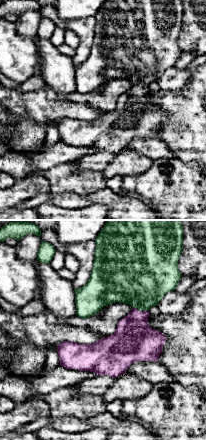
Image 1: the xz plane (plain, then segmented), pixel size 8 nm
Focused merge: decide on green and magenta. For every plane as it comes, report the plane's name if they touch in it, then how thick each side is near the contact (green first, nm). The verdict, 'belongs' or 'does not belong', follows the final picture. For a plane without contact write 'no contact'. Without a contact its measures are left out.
xz | 440/340 nm

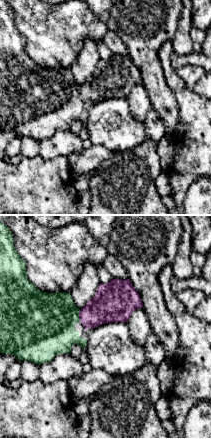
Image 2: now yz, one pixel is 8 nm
yz | 440/260 nm

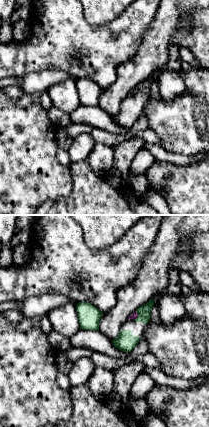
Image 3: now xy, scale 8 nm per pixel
xy | 110/50 nm

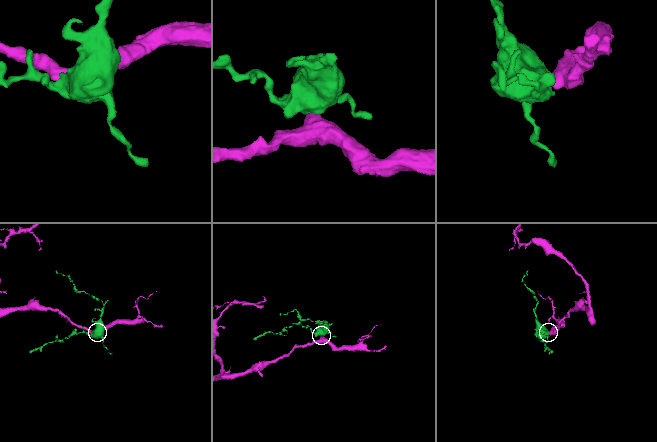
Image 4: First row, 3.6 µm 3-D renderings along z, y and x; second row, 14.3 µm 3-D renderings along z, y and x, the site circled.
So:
belongs

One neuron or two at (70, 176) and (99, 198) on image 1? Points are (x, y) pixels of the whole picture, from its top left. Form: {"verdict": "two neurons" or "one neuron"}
{"verdict": "two neurons"}

